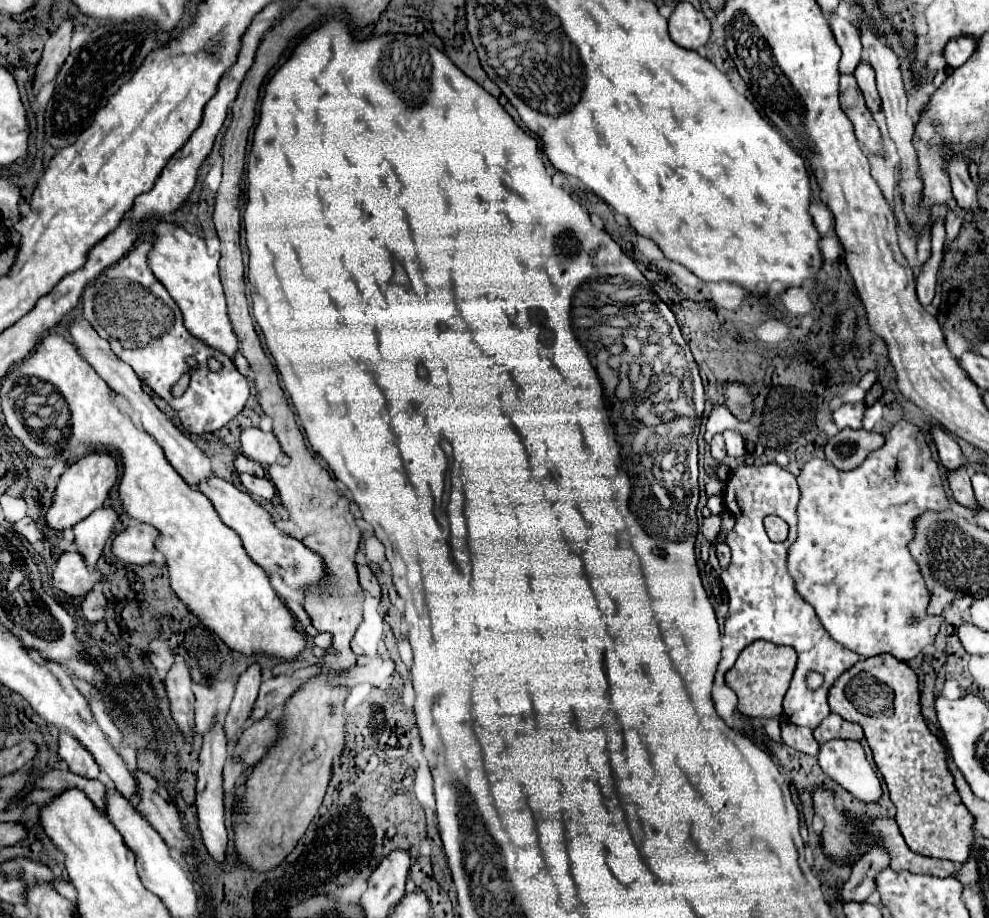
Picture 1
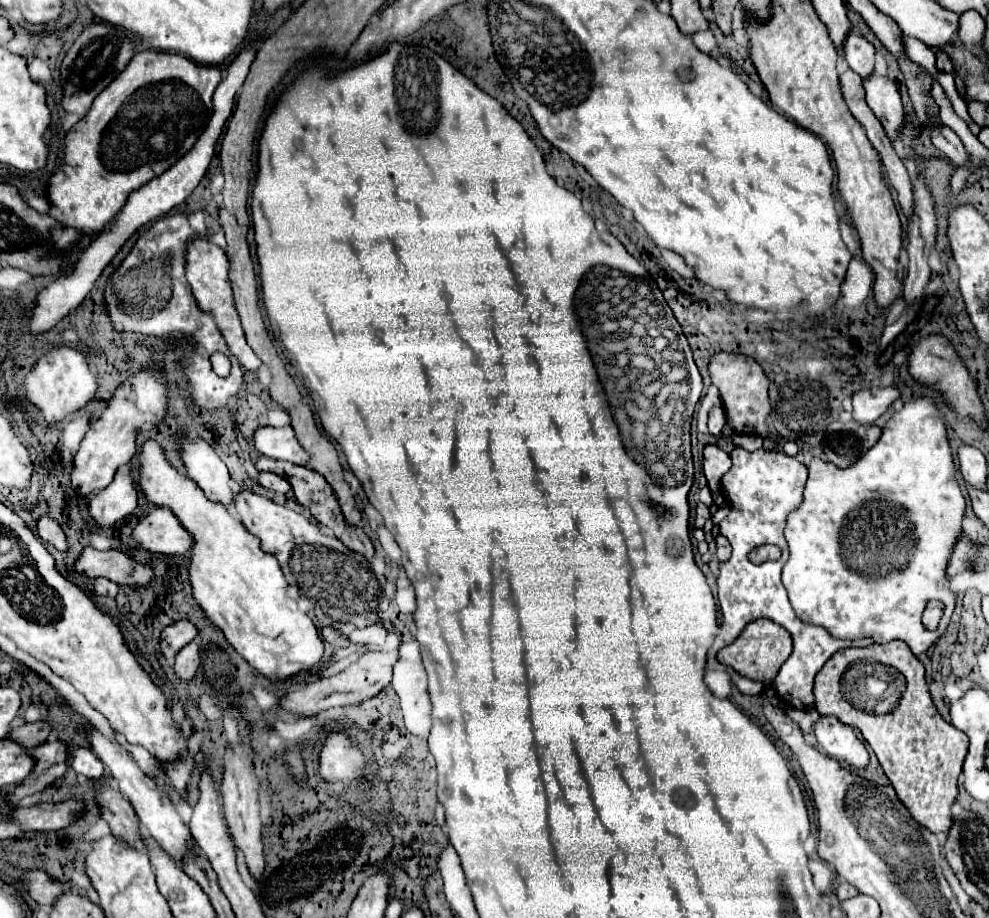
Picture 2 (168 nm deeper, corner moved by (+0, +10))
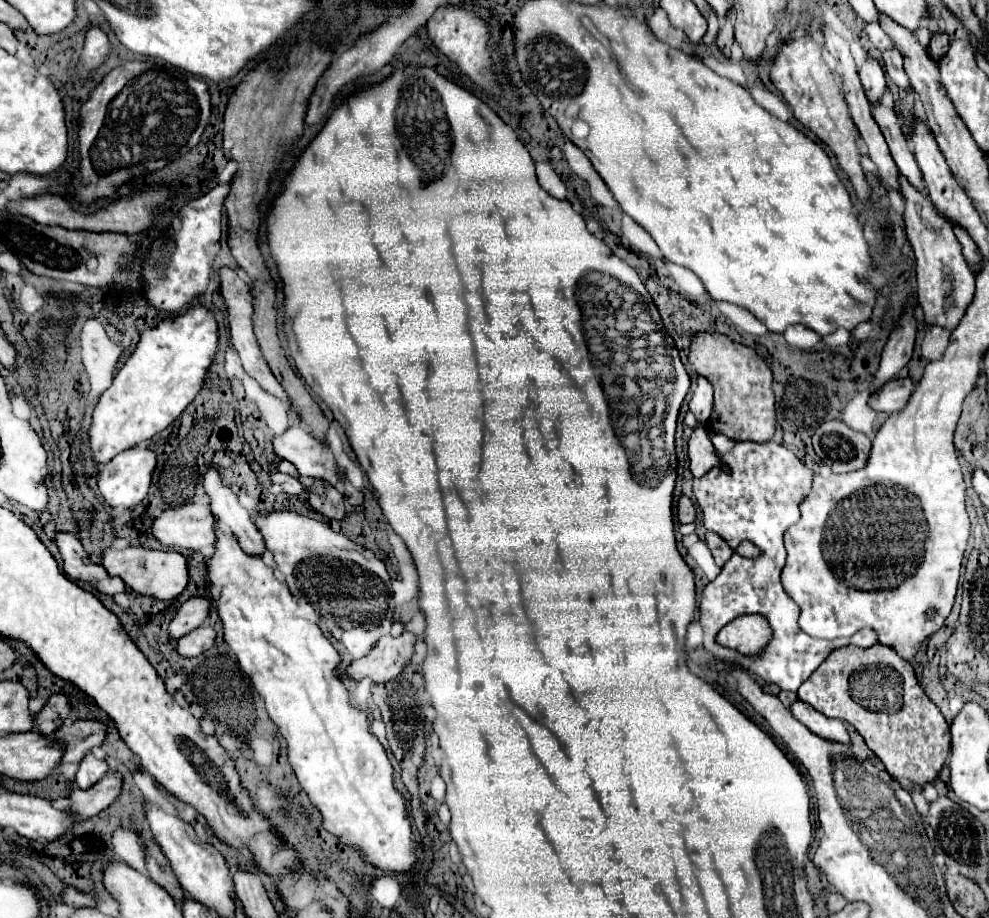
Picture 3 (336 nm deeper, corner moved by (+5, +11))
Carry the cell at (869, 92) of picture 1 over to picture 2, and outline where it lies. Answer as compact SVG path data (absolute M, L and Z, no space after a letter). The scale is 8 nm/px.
M871 74L863 82L863 88L867 94L867 106L879 118L889 140L895 142L897 138L901 138L901 126L905 126L905 110L897 84L885 76Z

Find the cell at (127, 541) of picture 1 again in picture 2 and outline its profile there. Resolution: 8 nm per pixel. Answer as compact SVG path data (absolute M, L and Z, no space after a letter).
M153 508L135 526L133 536L149 552L187 554L193 548L193 538L169 508Z

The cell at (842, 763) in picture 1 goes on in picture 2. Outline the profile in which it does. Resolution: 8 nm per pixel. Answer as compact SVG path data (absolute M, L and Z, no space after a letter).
M821 716L815 726L813 734L819 746L837 760L847 762L853 768L865 768L869 762L869 754L863 742L857 738L855 730L841 724L835 716Z

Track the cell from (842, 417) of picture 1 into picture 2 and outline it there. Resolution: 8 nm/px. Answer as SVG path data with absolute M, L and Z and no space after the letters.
M897 386L891 388L867 388L853 394L853 418L857 422L873 424L879 416L883 416L895 400L901 398Z

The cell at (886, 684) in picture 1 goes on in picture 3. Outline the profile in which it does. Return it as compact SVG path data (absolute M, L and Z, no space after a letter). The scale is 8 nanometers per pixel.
M876 643L868 649L854 645L834 649L824 665L798 689L798 699L826 717L854 725L892 779L906 791L924 789L928 783L934 783L952 753L946 719L926 697L914 667L892 647Z

